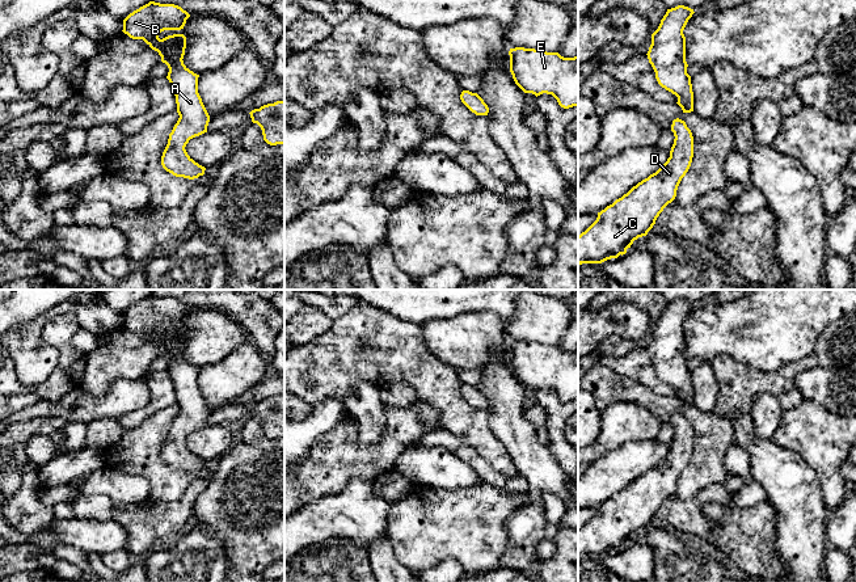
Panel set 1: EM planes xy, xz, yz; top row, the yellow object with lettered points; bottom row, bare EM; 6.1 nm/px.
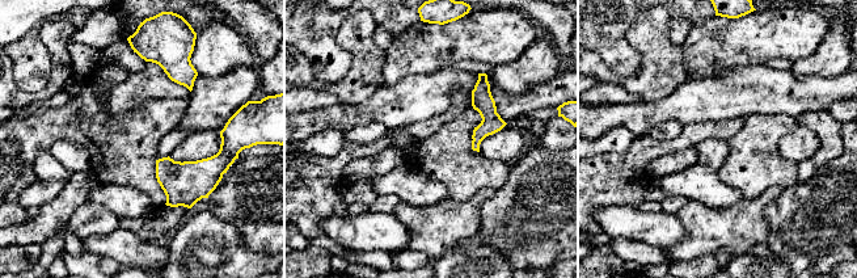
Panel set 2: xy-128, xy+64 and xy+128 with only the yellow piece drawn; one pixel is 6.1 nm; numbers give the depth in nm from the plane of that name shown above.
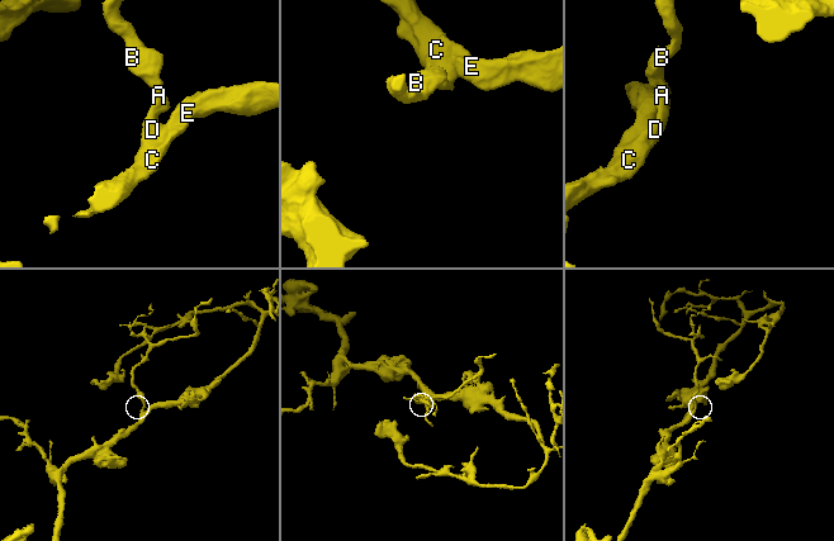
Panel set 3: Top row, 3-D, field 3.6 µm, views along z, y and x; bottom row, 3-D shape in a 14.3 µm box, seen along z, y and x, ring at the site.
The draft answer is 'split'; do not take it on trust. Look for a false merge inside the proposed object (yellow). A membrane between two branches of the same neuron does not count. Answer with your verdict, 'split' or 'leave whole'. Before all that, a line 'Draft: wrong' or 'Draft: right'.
Draft: wrong
leave whole

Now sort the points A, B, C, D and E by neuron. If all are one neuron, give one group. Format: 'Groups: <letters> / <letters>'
Groups: A B C D E

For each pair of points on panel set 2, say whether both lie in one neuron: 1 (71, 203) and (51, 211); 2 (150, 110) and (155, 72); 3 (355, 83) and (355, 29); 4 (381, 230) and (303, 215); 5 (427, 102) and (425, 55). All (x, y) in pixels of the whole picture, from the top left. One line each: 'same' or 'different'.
1: same
2: different
3: same
4: different
5: different

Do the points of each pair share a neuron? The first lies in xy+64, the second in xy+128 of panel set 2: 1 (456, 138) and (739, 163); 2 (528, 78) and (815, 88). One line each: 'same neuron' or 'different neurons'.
1: same neuron
2: different neurons

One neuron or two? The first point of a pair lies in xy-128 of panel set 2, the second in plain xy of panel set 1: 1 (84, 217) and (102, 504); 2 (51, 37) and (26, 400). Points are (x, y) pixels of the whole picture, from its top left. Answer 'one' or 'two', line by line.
1: one
2: two

